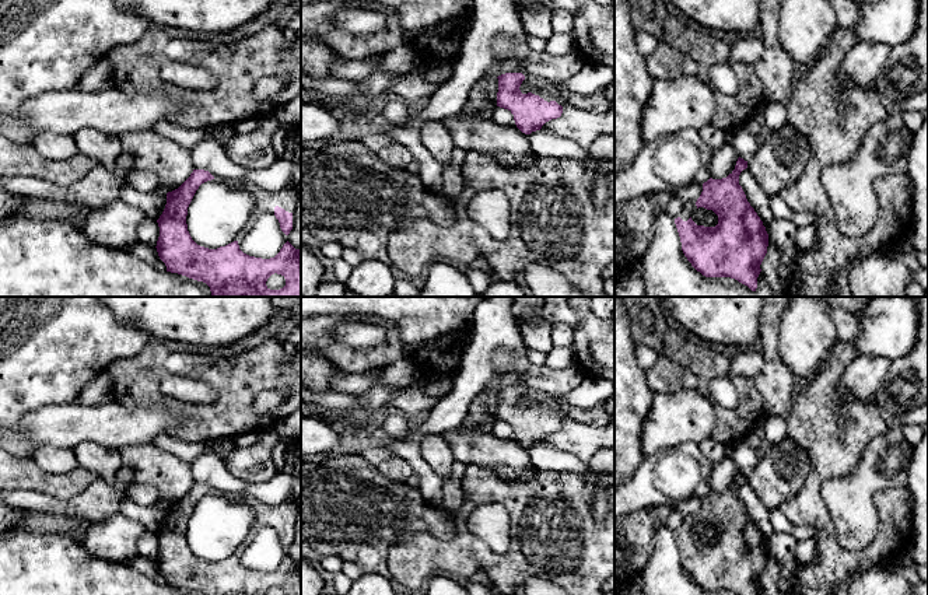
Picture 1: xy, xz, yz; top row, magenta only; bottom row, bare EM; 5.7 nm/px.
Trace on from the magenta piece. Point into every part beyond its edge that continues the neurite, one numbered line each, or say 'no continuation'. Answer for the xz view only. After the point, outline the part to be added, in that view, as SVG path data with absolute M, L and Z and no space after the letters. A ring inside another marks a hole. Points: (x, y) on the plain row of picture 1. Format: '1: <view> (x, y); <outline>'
1: xz (550, 405); M546 398L542 403L542 407L543 407L543 413L550 416L550 414L556 414L558 419L561 417L563 414L563 407L565 406L564 402L561 402L560 399L557 398Z

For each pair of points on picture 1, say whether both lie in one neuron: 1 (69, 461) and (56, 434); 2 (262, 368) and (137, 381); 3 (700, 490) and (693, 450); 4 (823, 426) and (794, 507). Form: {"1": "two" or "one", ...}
{"1": "two", "2": "one", "3": "one", "4": "one"}

